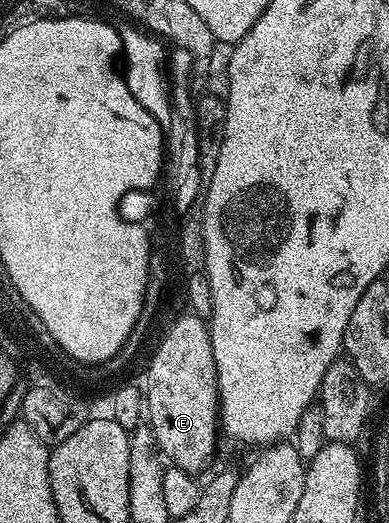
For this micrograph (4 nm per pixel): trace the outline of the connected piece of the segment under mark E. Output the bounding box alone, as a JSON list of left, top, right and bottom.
[144,312,220,476]

